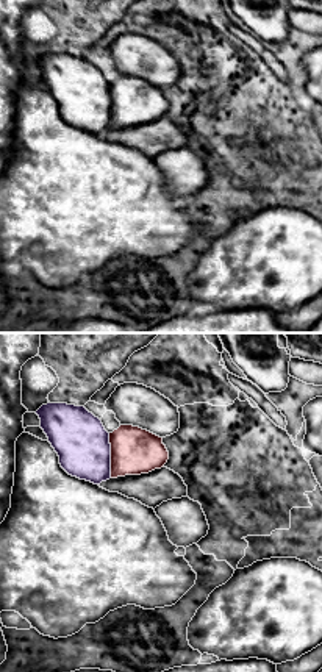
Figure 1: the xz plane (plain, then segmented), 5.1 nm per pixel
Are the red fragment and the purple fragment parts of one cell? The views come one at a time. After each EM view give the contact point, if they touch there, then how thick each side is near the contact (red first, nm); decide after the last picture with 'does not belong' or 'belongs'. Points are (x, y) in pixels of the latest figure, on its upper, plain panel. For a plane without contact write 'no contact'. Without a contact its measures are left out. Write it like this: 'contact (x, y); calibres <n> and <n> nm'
contact (111, 105); calibres 240 and 280 nm

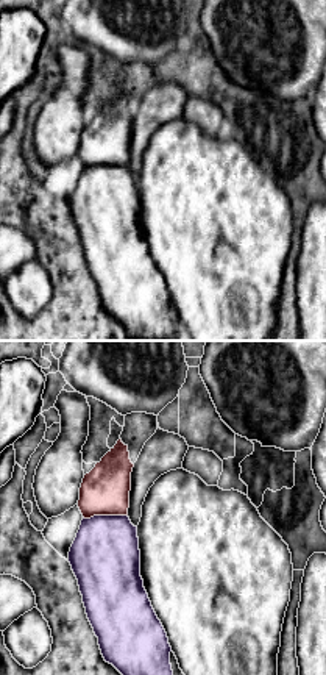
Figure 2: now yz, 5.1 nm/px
contact (105, 164); calibres 260 and 360 nm

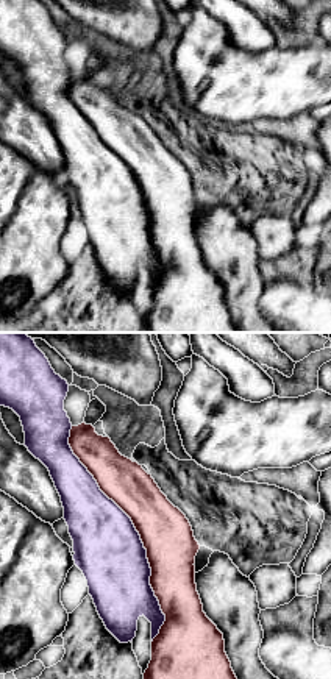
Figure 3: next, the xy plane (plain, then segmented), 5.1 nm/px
contact (139, 184); calibres 260 and 360 nm

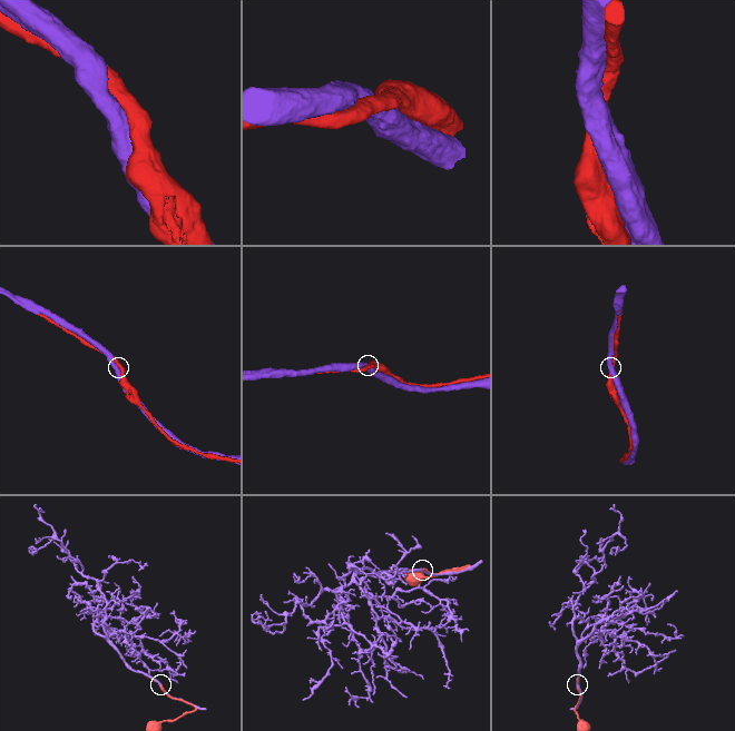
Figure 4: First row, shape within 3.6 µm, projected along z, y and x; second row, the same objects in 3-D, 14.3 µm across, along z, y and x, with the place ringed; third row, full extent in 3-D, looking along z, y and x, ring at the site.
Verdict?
belongs

